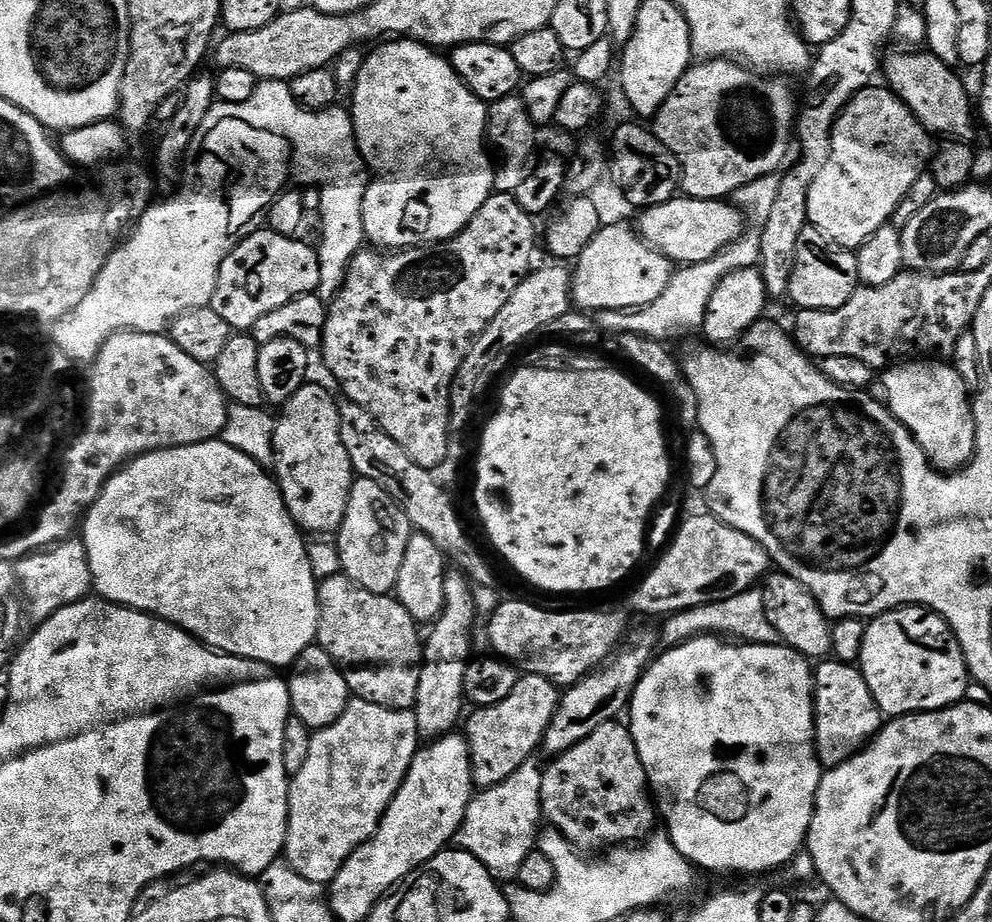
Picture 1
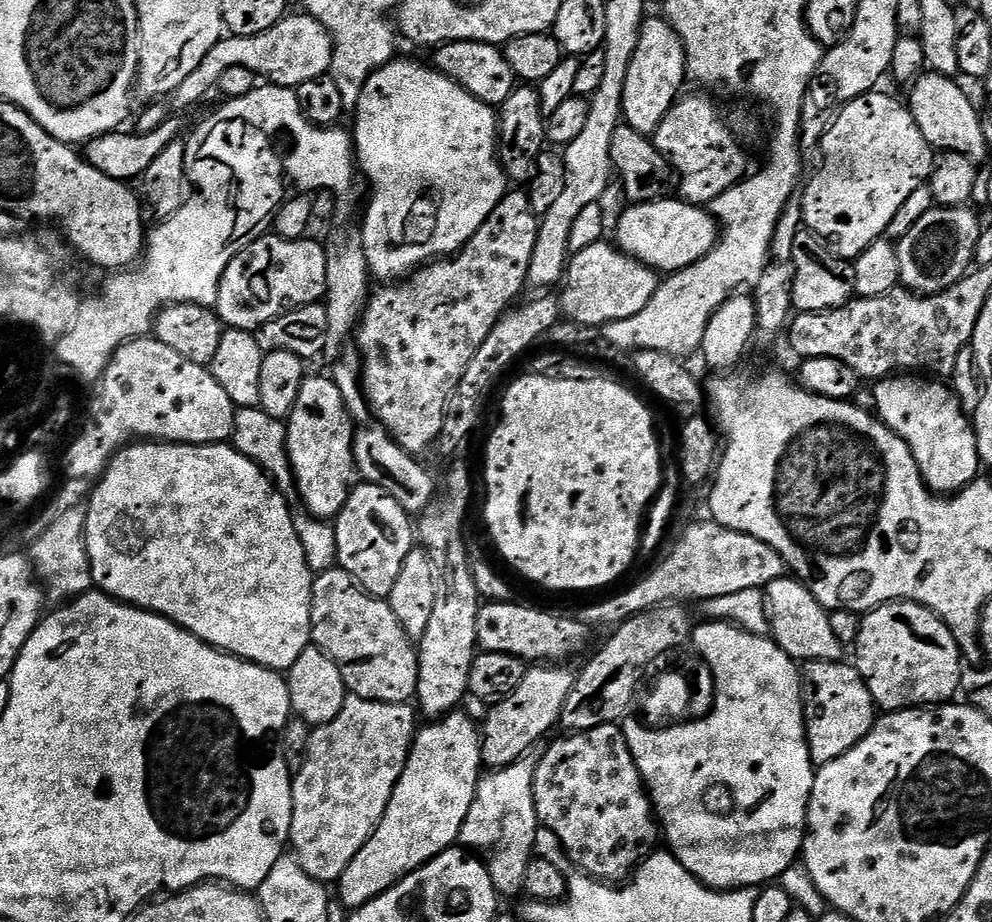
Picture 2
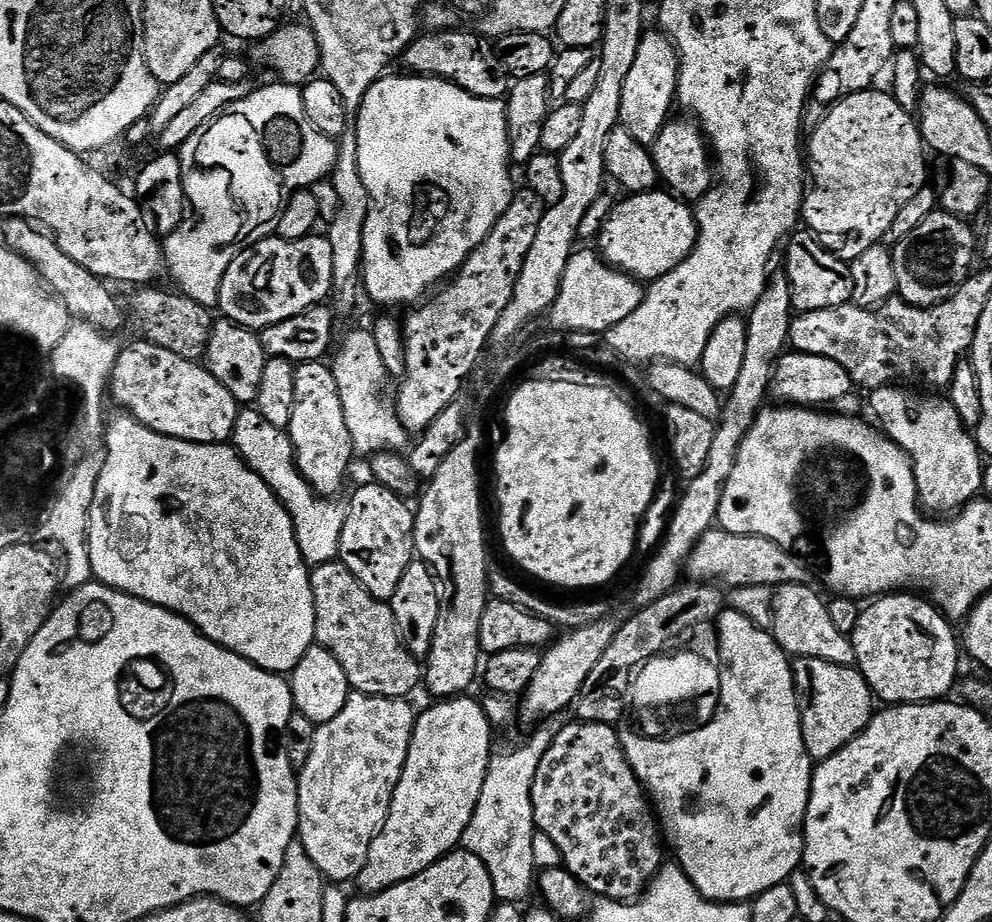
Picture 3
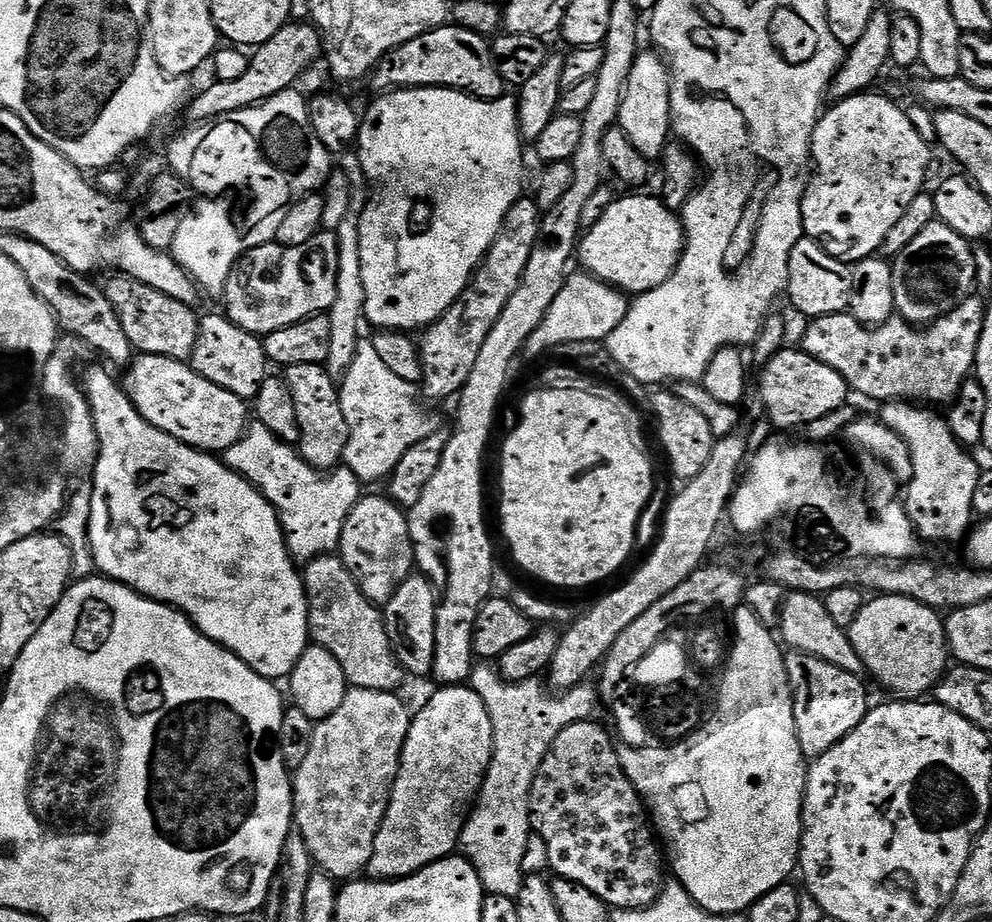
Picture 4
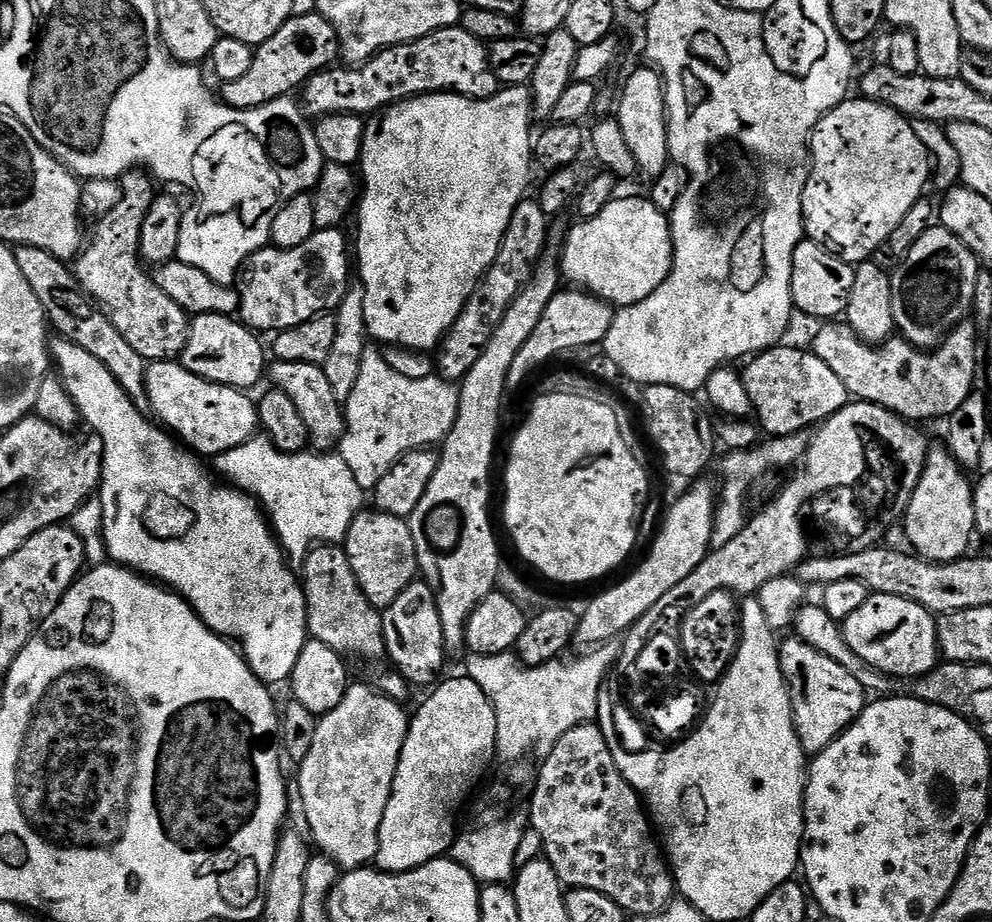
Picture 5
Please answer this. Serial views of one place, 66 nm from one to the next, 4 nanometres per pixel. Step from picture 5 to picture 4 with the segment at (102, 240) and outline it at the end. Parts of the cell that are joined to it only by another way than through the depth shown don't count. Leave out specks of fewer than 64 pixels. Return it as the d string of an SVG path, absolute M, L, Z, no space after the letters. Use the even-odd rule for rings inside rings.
M116 274L113 277L102 289L113 304L133 349L146 356L191 361L192 351L196 349L200 337L201 317L196 316L197 309L190 304L174 302L174 298L166 298L166 294L158 294L158 290L150 290L150 286L132 280L129 276Z

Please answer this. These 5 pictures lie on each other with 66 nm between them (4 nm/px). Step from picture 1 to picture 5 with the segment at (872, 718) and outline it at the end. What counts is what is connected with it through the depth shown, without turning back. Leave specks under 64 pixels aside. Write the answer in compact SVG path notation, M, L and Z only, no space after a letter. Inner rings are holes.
M791 638L785 644L783 641L779 649L780 669L788 684L788 693L792 699L792 723L796 725L796 733L805 757L815 758L825 752L860 717L860 712L866 703L866 693L845 667L838 665L834 659L826 657L818 650L812 649L803 640Z

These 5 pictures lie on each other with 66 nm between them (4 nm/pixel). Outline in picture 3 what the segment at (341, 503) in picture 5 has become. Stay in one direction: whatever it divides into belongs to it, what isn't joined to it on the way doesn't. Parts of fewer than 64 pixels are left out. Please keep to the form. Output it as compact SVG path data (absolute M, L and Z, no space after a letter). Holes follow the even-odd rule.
M244 410L237 415L234 447L241 460L255 470L258 478L274 490L296 527L296 537L304 562L309 566L331 564L340 555L340 534L346 515L343 507L328 498L318 498L296 465L296 450L291 435L278 426L270 426L259 410Z

